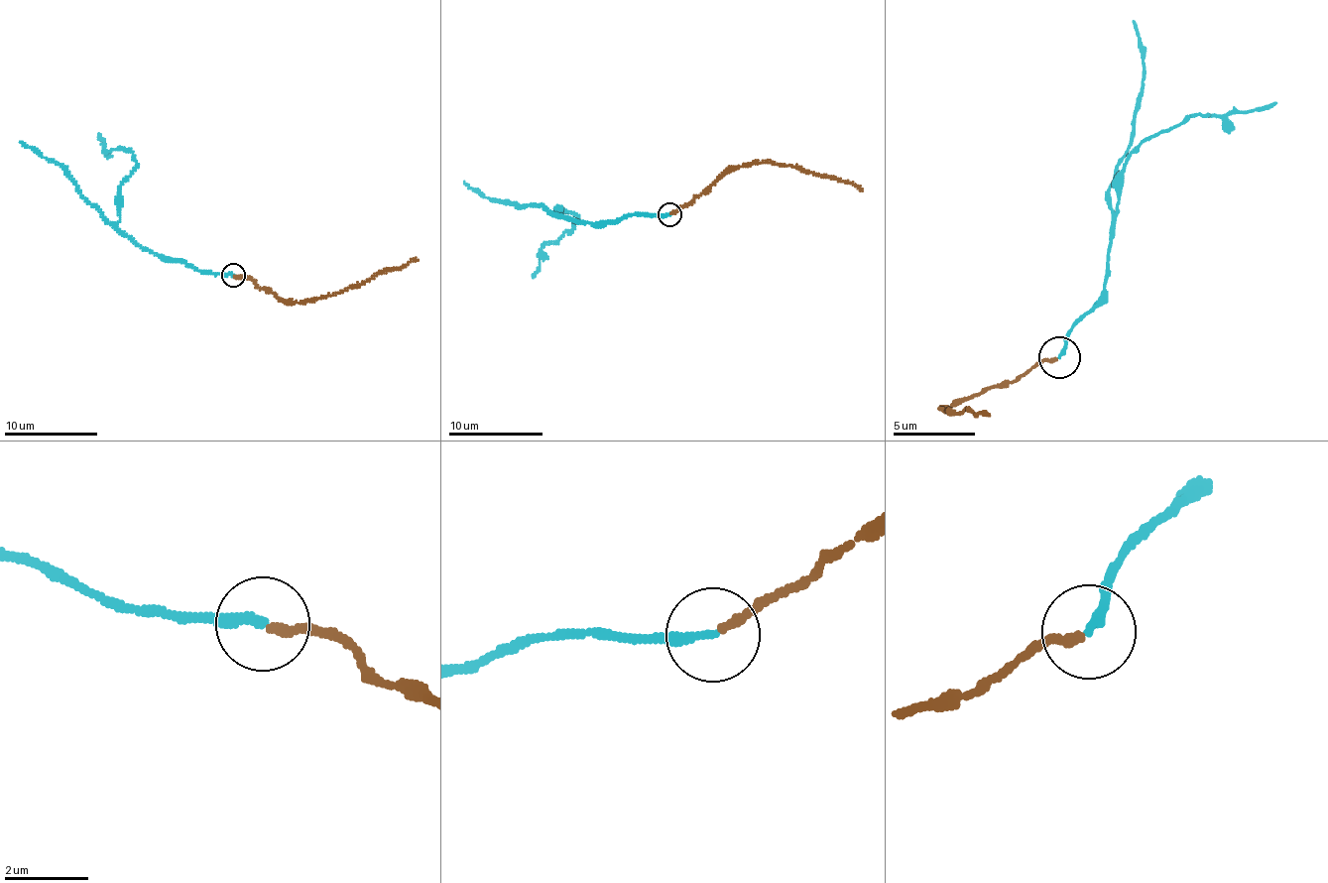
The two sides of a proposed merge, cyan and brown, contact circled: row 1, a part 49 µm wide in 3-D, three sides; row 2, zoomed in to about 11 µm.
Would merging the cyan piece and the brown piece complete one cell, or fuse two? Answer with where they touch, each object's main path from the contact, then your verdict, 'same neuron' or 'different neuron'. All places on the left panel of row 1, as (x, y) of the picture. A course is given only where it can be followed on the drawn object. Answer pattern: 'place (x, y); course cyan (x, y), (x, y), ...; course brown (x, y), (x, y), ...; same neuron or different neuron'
place (233, 275); course cyan (234, 275), (201, 273), (166, 261), (119, 229), (120, 187), (136, 164), (131, 152), (104, 151), (98, 133); course brown (234, 275), (247, 278), (285, 300), (307, 302), (357, 288), (376, 273), (403, 267), (418, 259); same neuron

